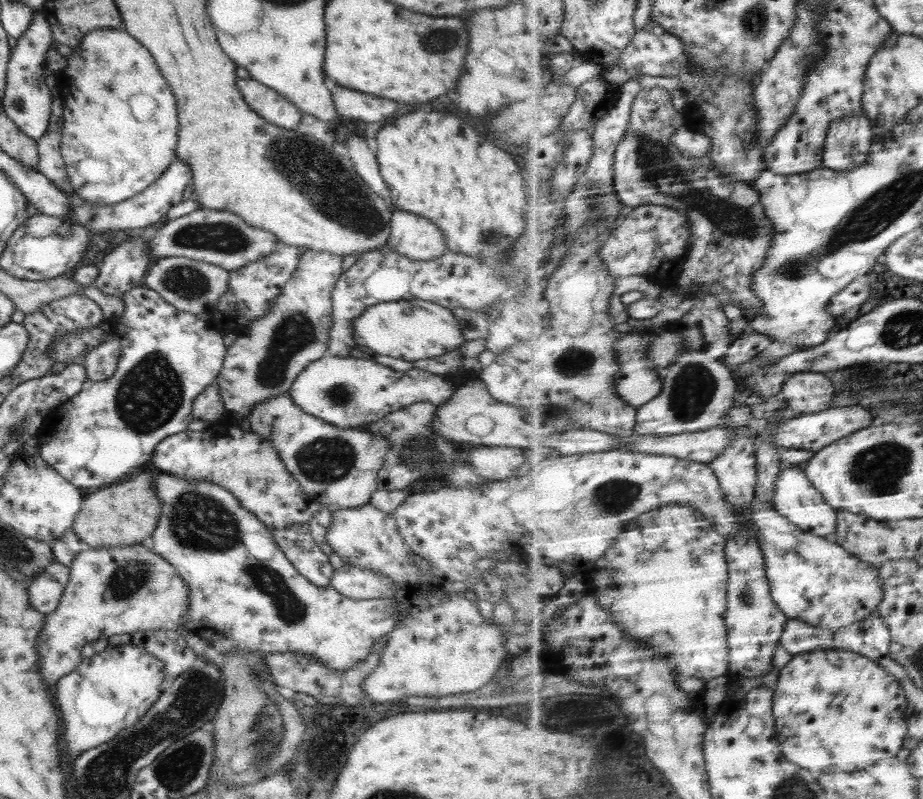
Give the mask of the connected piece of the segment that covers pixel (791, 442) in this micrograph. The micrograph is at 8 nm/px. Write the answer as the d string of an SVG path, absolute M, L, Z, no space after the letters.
M848 406L848 408L833 408L822 413L810 415L798 415L787 420L774 432L772 441L784 451L788 448L807 449L808 451L820 451L830 447L834 442L846 438L846 436L861 432L862 429L874 425L880 418L874 418L874 414L864 406Z

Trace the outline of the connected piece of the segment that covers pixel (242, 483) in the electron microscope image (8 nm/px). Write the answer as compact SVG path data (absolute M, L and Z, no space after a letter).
M234 426L229 430L211 427L203 431L186 429L168 436L156 446L150 465L186 482L200 480L222 486L236 496L242 508L252 512L266 529L272 531L308 524L321 508L288 472L272 441L242 427Z

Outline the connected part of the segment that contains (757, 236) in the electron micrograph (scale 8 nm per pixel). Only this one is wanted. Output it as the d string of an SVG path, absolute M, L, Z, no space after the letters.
M668 89L666 96L640 96L632 110L630 128L617 150L615 190L620 200L631 210L653 204L666 205L688 213L694 231L692 241L695 246L684 266L679 287L674 287L674 292L689 296L696 283L722 282L728 288L732 300L738 302L738 307L754 308L759 315L764 310L764 301L754 291L754 274L768 262L768 252L777 236L774 219L768 217L766 206L762 202L762 194L756 191L754 186L743 184L744 182L732 182L732 178L720 174L711 155L703 158L686 158L676 148L676 144L672 144L672 135L680 127L688 126L688 120L685 112L677 110L673 94Z

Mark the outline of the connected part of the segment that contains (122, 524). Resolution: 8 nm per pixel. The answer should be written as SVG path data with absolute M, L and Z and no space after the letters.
M145 471L135 479L110 484L86 496L73 523L73 531L80 541L91 547L106 548L148 543L162 514L160 499L154 489L154 478L156 475L153 471Z

